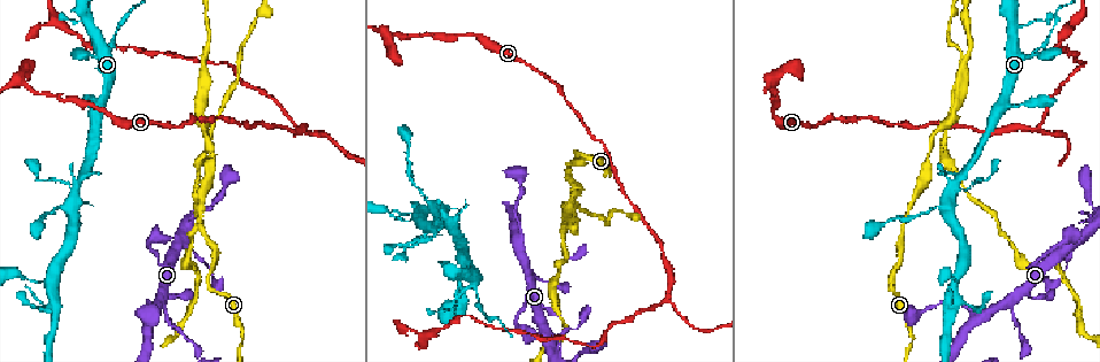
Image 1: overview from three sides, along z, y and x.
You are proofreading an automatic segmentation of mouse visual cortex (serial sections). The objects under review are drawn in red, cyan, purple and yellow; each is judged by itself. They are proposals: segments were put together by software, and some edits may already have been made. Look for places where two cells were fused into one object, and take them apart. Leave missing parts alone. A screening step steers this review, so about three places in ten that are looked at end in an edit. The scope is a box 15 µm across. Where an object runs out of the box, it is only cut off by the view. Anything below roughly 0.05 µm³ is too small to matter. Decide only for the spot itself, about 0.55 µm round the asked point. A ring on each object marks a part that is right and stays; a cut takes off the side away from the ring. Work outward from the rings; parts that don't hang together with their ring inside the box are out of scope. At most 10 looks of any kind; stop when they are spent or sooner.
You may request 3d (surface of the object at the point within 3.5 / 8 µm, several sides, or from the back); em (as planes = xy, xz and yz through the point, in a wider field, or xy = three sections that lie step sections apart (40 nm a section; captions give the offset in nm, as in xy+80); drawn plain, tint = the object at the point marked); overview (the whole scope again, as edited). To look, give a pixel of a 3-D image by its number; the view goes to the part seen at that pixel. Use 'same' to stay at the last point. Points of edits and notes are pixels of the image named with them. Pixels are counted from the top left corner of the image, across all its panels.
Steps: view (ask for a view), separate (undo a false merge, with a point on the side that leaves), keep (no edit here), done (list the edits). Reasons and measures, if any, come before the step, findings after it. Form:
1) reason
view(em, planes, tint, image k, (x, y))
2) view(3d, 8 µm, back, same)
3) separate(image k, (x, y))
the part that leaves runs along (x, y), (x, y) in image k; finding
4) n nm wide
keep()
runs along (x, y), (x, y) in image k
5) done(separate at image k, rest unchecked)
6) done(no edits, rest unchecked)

narrows sharply
view(3d, 3.5 µm, back, image 1, (195, 253))

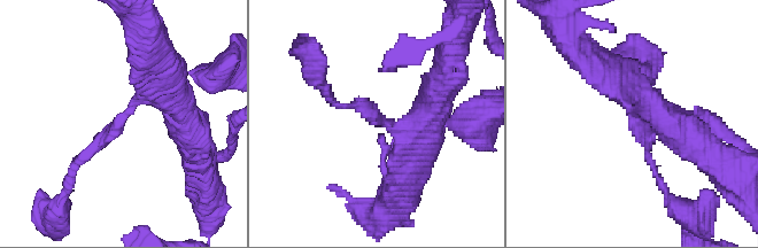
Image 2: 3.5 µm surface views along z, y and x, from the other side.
shape alone is not enough
view(em, xy, step 2, tint, image 2, (632, 116))

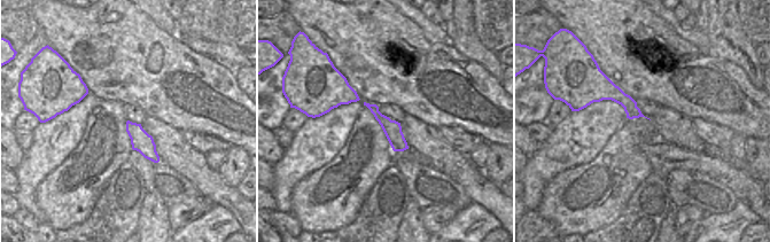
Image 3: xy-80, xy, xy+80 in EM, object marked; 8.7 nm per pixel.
160 nm wide
keep()
runs along (176, 99), (140, 99), (74, 169) in image 2; one cell here

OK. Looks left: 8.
sharp bend
view(3d, 8 µm, image 1, (963, 189))

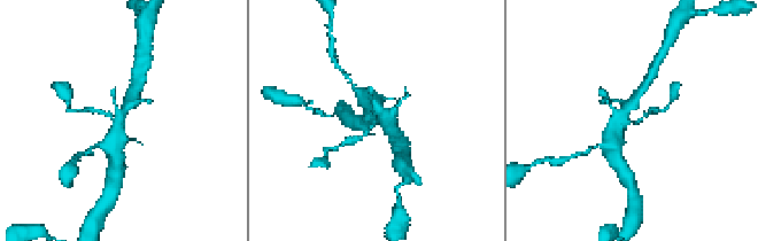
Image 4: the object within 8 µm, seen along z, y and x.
view(em, xy, step 2, tint, image 4, (635, 124))

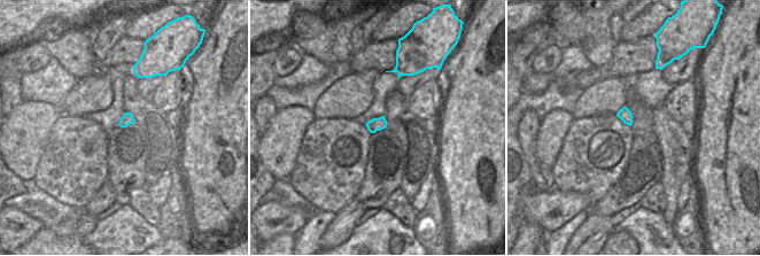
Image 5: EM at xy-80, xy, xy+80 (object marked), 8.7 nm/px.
120 nm wide
separate(image 4, (352, 140))
the part that leaves runs along (369, 131), (360, 139), (325, 152) in image 4; two cells meet here

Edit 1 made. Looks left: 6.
sharp bend
view(3d, 3.5 µm, image 1, (209, 285))

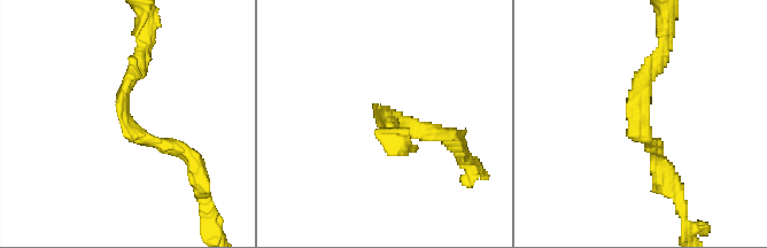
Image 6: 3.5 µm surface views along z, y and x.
keep()
runs along (185, 150), (124, 122), (142, 48) in image 6; one cell here

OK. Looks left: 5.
narrows sharply
view(3d, 8 µm, back, image 1, (944, 125))

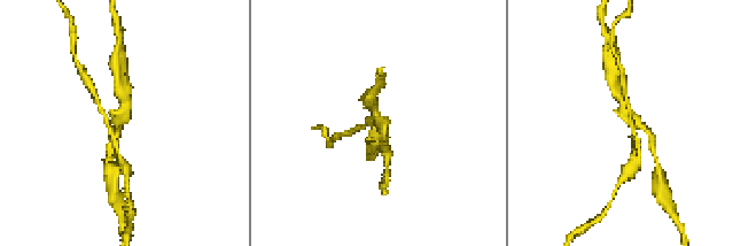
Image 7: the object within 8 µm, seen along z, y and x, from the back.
view(3d, 3.5 µm, image 7, (120, 124))

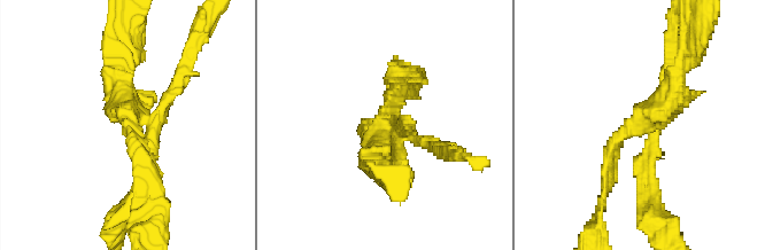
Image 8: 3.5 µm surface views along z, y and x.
view(em, planes, tint, image 8, (651, 118))

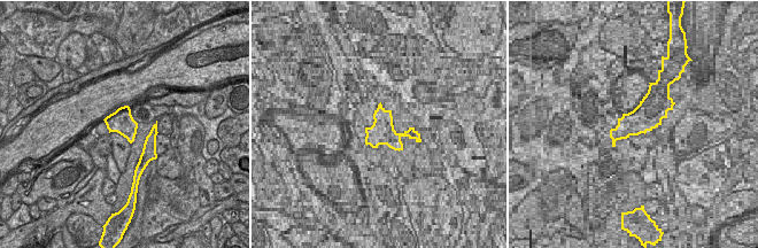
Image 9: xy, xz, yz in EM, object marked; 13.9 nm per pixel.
separate(image 8, (647, 165))
the part that leaves runs along (657, 130), (640, 193), (661, 225) in image 8; a second cell is stuck on

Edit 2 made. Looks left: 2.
done(separate at image 4, separate at image 8, rest unchecked)

